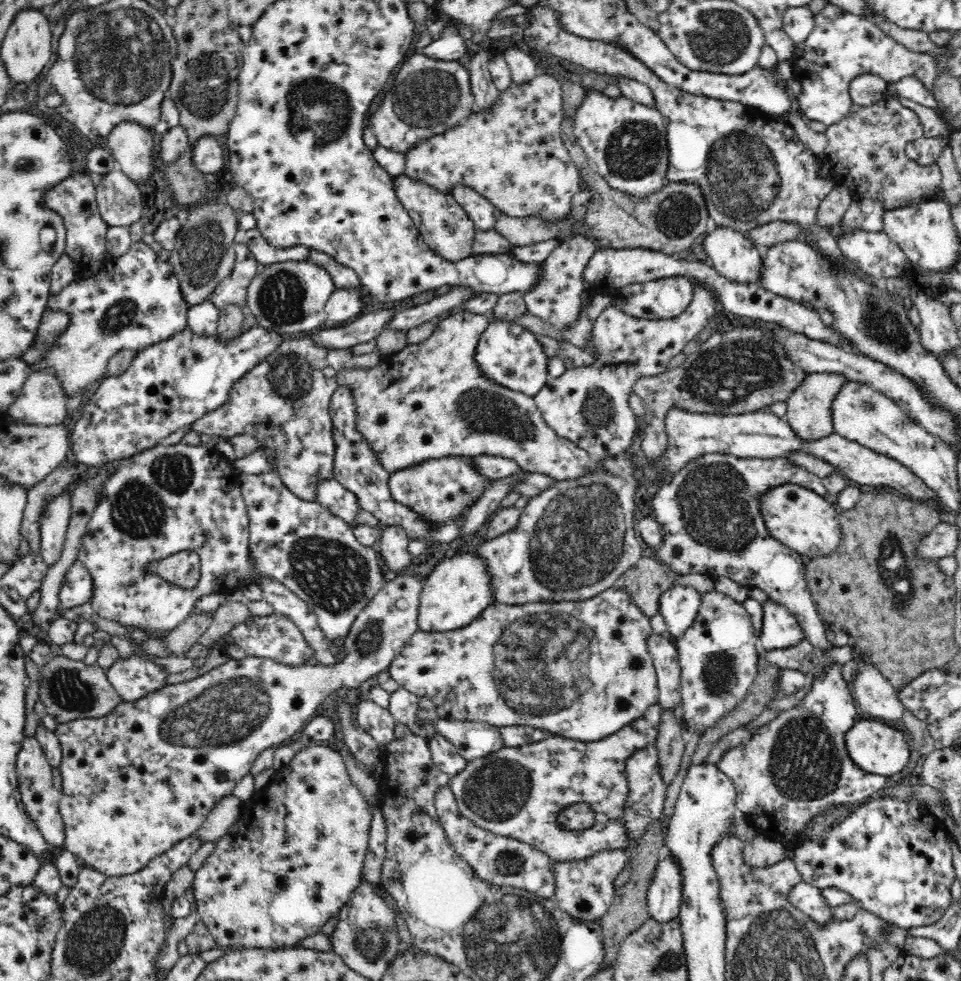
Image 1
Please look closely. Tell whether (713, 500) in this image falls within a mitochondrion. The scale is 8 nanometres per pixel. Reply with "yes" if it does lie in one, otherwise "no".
yes

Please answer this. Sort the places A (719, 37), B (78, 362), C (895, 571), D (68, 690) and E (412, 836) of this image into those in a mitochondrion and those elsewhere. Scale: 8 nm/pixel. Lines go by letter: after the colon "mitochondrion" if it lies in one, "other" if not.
A: mitochondrion
B: mitochondrion
C: mitochondrion
D: mitochondrion
E: other

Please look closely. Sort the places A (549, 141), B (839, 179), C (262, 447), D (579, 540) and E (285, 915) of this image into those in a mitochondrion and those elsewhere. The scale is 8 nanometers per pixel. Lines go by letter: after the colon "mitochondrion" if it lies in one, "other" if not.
A: other
B: other
C: other
D: mitochondrion
E: other

